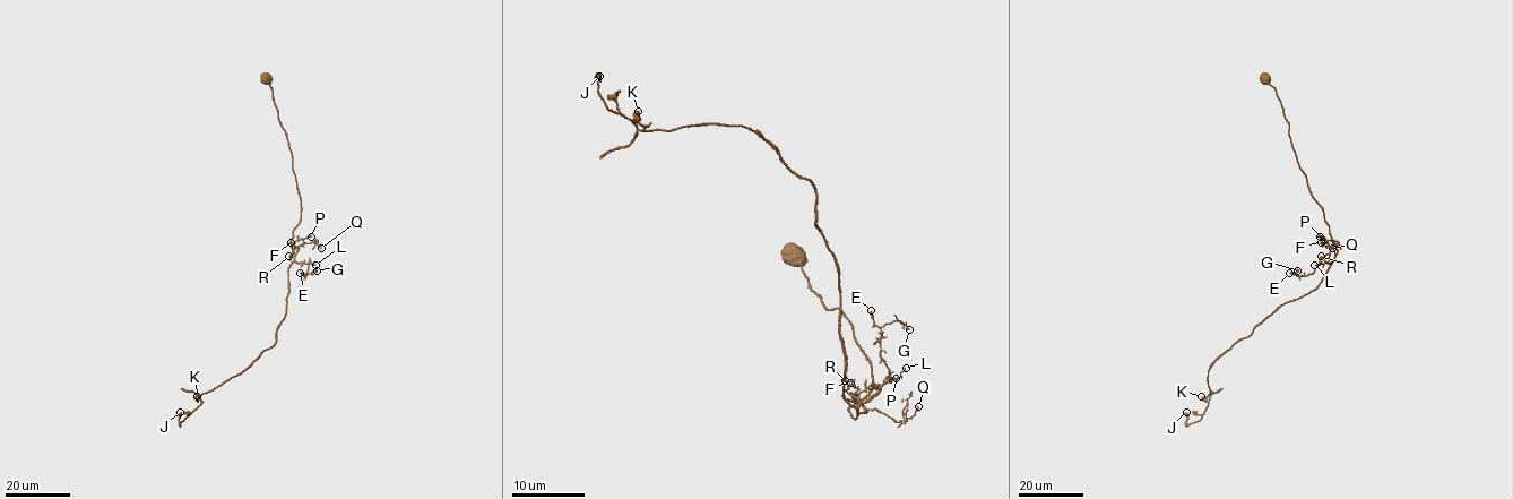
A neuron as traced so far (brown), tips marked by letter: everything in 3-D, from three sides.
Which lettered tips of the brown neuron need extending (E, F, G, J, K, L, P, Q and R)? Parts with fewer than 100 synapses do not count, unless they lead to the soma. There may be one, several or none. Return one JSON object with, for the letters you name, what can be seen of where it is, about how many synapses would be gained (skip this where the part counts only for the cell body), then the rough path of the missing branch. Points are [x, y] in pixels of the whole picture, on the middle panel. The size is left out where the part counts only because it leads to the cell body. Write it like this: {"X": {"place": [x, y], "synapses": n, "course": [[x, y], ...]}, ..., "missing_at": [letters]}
{"missing_at": []}

